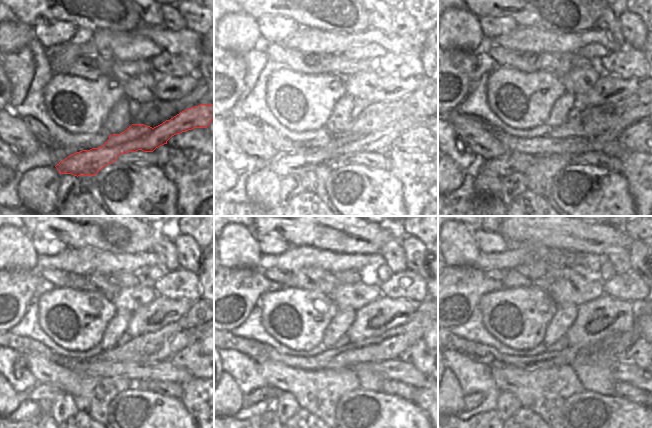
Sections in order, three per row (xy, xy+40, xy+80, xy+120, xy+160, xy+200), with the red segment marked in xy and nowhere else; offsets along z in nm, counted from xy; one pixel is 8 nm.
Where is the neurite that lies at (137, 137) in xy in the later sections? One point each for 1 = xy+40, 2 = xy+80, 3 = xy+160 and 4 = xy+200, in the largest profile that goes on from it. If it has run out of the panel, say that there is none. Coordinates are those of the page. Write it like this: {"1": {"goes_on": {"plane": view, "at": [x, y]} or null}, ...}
{"1": {"goes_on": {"plane": "xy+40", "at": [306, 156]}}, "2": {"goes_on": {"plane": "xy+80", "at": [528, 149]}}, "3": {"goes_on": {"plane": "xy+160", "at": [267, 393]}}, "4": {"goes_on": {"plane": "xy+200", "at": [470, 402]}}}

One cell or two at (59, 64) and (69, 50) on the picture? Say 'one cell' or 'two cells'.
one cell

